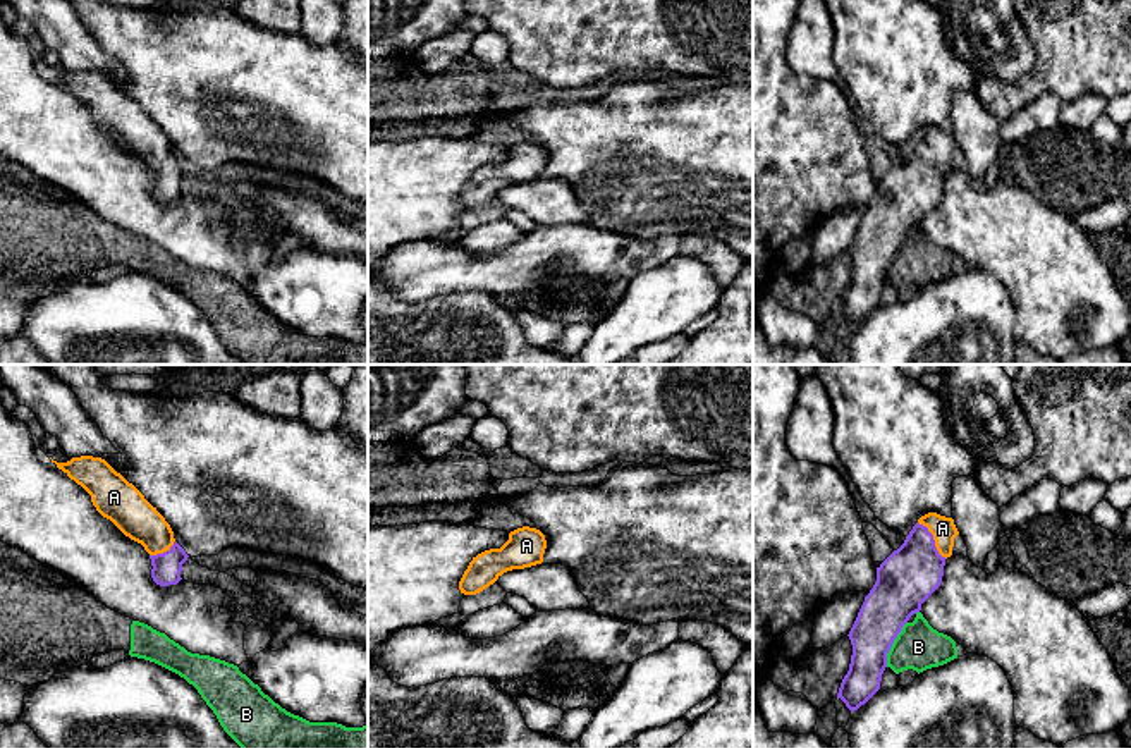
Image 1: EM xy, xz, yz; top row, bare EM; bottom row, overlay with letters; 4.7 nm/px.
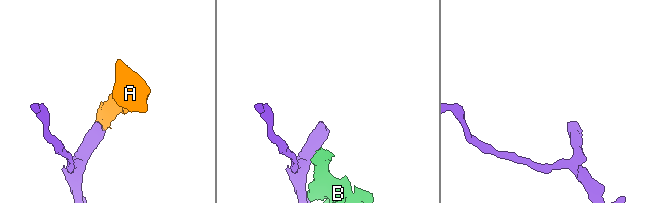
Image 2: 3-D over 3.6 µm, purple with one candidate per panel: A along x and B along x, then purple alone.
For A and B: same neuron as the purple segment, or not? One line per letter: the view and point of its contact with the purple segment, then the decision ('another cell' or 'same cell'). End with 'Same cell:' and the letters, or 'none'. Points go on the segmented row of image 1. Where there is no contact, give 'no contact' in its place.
A: yz (934, 540) | same cell
B: yz (892, 642) | another cell
Same cell: A

